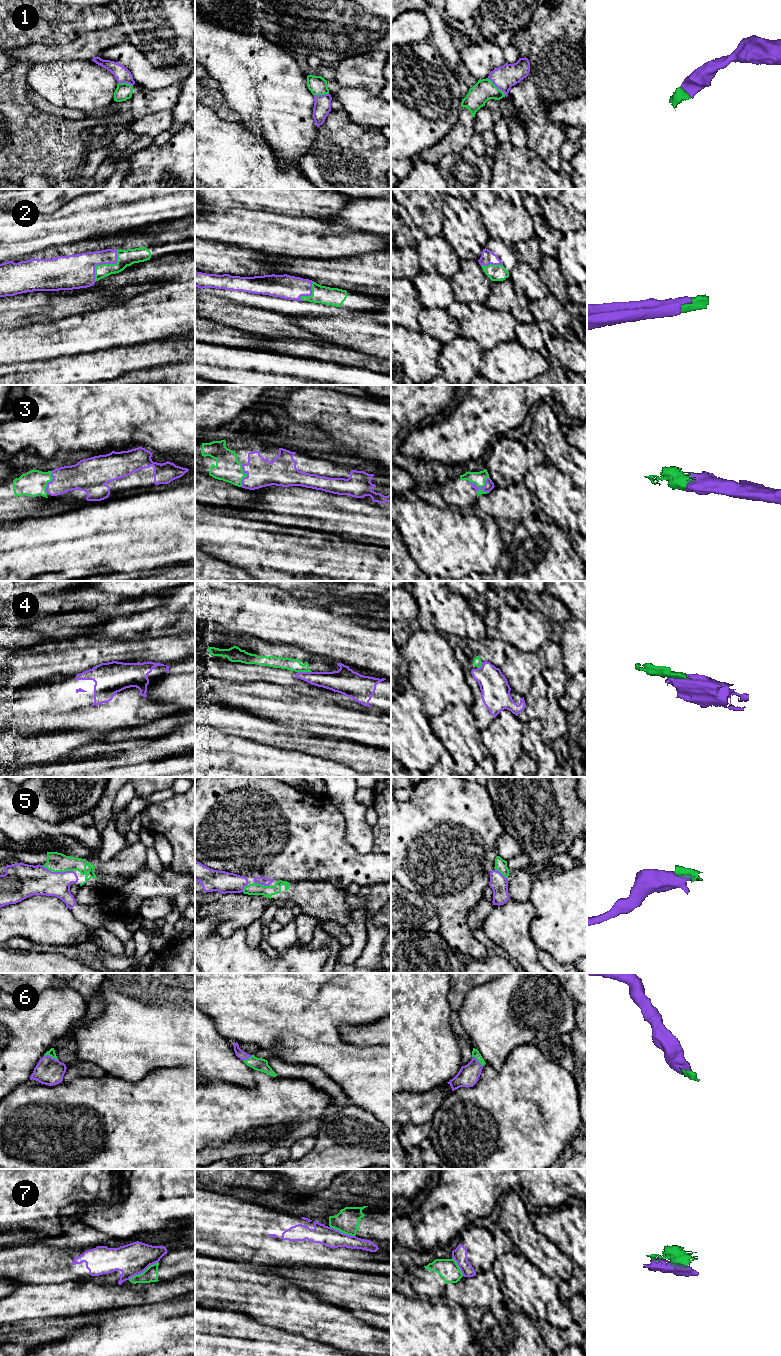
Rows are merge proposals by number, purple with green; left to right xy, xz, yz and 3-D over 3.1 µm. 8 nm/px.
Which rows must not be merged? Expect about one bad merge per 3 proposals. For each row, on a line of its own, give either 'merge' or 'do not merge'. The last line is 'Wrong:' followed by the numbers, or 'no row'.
1: merge
2: merge
3: merge
4: do not merge
5: merge
6: merge
7: do not merge
Wrong: 4, 7

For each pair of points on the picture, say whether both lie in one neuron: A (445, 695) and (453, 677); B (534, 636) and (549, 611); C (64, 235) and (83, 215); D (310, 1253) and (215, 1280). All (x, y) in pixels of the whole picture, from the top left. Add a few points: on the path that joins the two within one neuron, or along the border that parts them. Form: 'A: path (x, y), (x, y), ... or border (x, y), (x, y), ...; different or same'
A: path (448, 691), (451, 688), (451, 681); same
B: border (546, 619), (551, 623); different
C: path (68, 230), (78, 220); same
D: border (218, 1257), (241, 1262); different

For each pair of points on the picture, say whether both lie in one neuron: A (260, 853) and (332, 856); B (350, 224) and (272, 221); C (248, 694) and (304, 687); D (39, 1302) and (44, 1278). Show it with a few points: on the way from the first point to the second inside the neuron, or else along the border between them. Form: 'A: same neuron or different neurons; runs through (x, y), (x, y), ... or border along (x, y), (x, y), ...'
A: same neuron; runs through (278, 854), (314, 854)
B: different neurons; border along (325, 219), (332, 224), (335, 231), (354, 232)
C: different neurons; border along (267, 683), (276, 683), (312, 696)
D: different neurons; border along (66, 1280), (50, 1283), (19, 1284)

